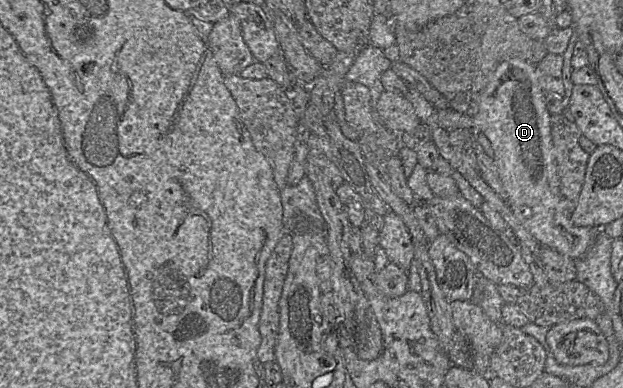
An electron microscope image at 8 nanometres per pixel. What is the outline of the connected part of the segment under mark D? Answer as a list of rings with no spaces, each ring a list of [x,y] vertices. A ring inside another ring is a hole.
[[[510,58],[498,64],[472,119],[475,127],[491,143],[506,202],[516,219],[540,246],[554,249],[573,260],[582,256],[601,229],[576,226],[569,217],[569,206],[559,188],[551,114],[547,109],[545,91],[536,77],[535,65],[521,58]]]

